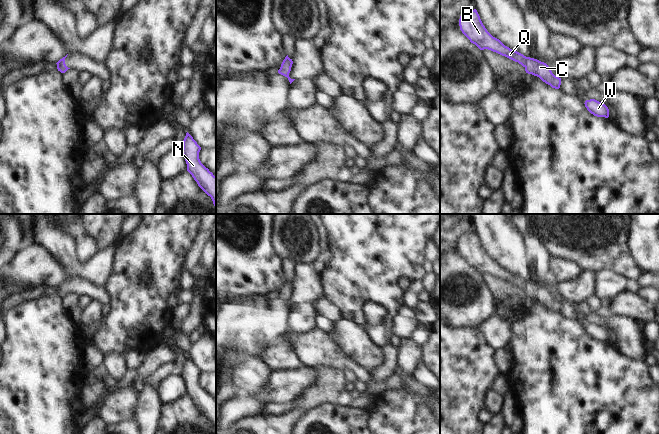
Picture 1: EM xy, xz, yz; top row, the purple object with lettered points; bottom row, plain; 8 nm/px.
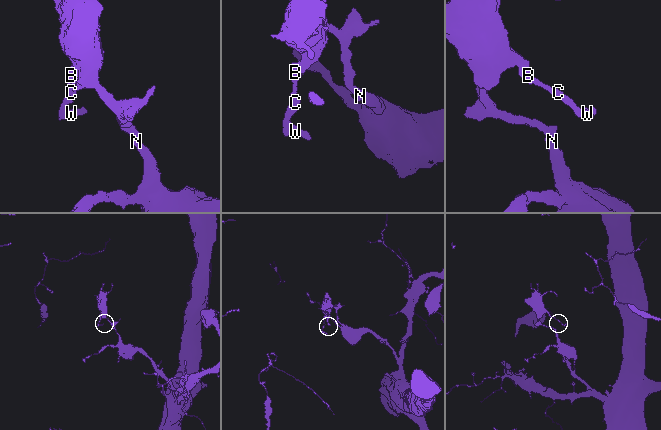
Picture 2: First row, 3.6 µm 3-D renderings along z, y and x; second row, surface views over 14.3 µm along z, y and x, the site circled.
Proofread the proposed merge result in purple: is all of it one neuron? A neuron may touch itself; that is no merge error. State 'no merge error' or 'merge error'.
no merge error

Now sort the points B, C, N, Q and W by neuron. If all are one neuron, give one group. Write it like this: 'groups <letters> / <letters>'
groups B C N Q W

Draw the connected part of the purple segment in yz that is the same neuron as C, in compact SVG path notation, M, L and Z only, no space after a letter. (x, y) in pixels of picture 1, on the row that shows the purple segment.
M476 9L464 11L460 16L459 26L462 33L480 50L488 49L518 62L525 68L526 73L539 77L552 88L560 88L561 78L555 76L546 63L526 57L493 37L483 25Z

